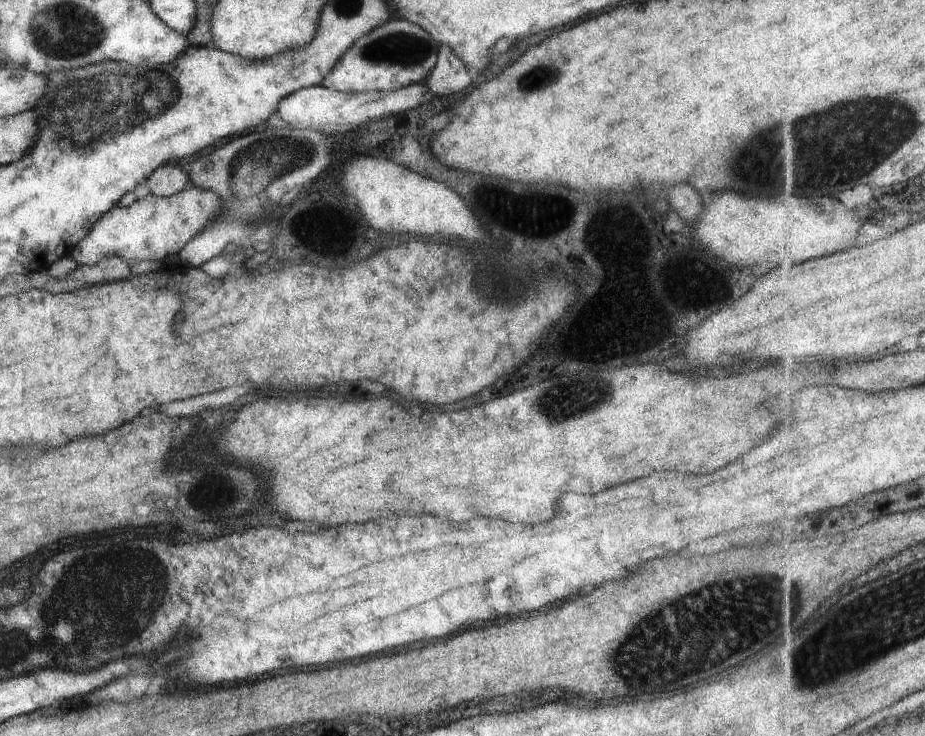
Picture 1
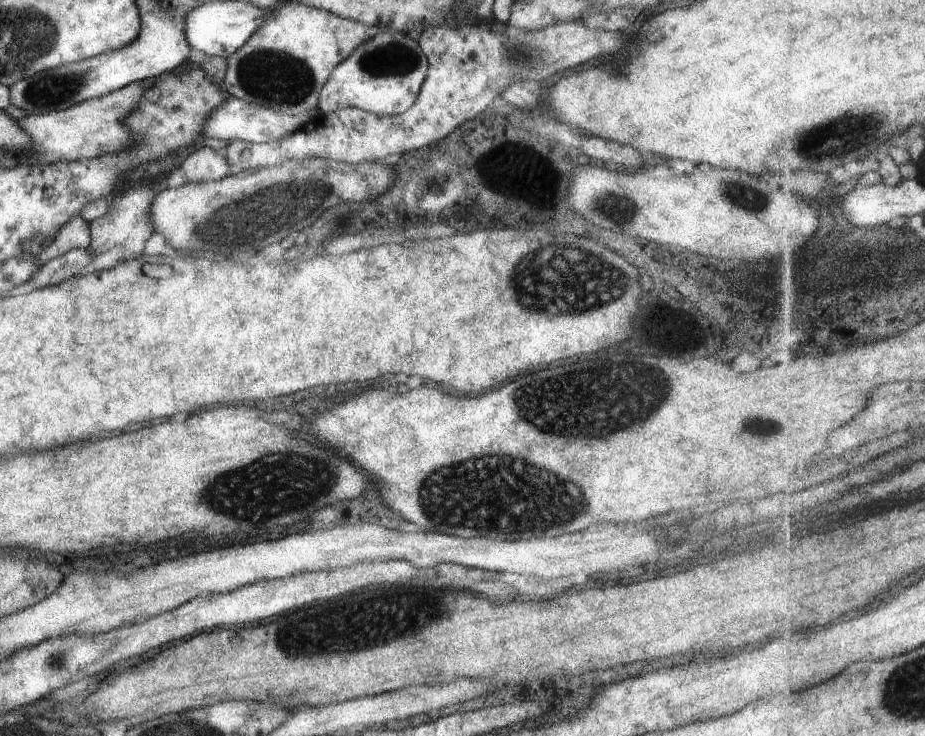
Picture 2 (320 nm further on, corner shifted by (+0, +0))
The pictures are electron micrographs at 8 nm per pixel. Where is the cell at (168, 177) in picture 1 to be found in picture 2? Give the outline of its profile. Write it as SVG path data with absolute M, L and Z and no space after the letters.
M199 147L194 150L183 160L180 168L187 177L187 183L216 181L233 174L224 155L209 147Z

